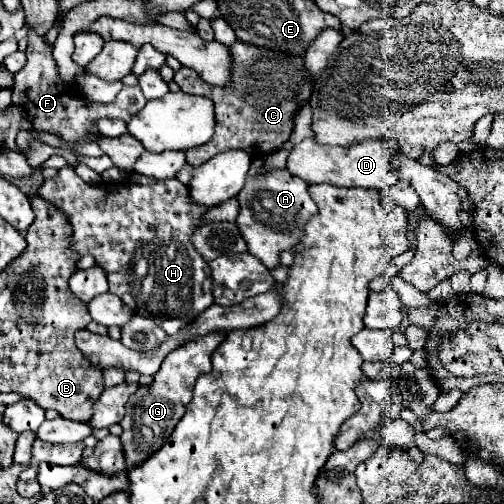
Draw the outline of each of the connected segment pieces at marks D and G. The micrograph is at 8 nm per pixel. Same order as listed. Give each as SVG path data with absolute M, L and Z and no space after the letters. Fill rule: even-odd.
M394 134L368 138L360 144L354 144L350 148L340 146L316 146L312 138L296 144L292 152L288 154L286 168L304 178L306 184L332 184L332 186L362 186L362 188L388 188L398 182L394 168L392 168L392 156L400 152L400 144Z
M212 332L212 334L186 342L186 346L180 346L178 350L174 350L172 354L164 358L148 390L136 390L130 396L126 404L128 412L120 422L122 426L120 440L124 444L124 460L130 470L142 464L144 460L148 460L148 456L152 456L164 446L164 442L168 440L168 436L172 434L180 418L184 416L186 404L192 400L192 388L194 388L196 378L200 374L208 374L210 356L220 346L222 340L224 340L224 332Z

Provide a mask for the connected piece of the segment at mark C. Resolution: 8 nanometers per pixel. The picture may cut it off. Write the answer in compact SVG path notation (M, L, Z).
M240 40L228 46L228 52L232 68L230 80L224 86L204 82L200 74L186 66L182 66L174 76L174 82L184 92L206 96L216 108L216 132L208 144L186 152L186 164L190 166L200 166L224 150L246 150L250 156L268 156L268 152L274 152L288 142L294 130L296 112L310 100L314 80L306 70L302 56L260 48Z

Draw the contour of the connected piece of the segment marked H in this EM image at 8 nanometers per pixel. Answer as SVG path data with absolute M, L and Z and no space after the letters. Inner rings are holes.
M66 164L56 178L44 180L44 184L38 188L38 194L68 214L74 228L74 250L80 254L92 254L96 264L108 272L110 292L132 306L136 314L156 320L166 334L176 334L200 312L212 306L212 278L208 274L208 264L200 258L200 254L196 254L196 250L192 250L190 242L192 230L200 226L206 210L200 210L200 206L188 206L188 190L176 178L154 180L132 174L130 180L116 188L100 184L92 186L74 172L74 166Z

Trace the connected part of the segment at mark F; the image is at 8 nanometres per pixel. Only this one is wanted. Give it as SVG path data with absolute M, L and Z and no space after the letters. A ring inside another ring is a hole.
M34 30L28 34L28 62L24 64L24 68L20 72L14 74L14 88L12 88L12 102L22 106L26 112L26 118L32 122L32 126L36 130L46 130L54 136L60 136L66 142L86 142L90 138L90 128L94 128L94 124L98 122L98 118L106 116L106 118L120 118L124 122L128 122L138 110L144 108L146 98L142 94L142 90L138 86L124 86L124 90L118 94L116 102L112 104L94 104L86 98L78 98L78 96L70 96L64 86L62 80L58 78L56 72L56 62L52 58L52 48L46 44L46 38L38 36Z

